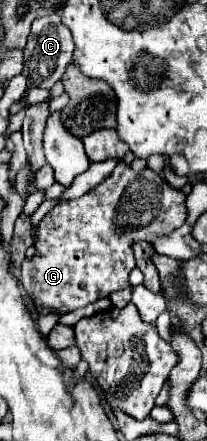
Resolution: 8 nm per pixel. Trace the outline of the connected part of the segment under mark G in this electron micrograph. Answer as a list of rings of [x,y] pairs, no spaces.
[[[121,160],[107,180],[97,184],[81,198],[57,204],[53,210],[49,210],[43,216],[43,220],[35,228],[37,252],[31,258],[25,258],[21,270],[21,284],[25,286],[27,294],[33,298],[41,314],[49,314],[49,312],[65,314],[81,306],[87,306],[103,296],[109,296],[111,292],[129,286],[129,272],[135,268],[131,246],[137,240],[155,242],[161,234],[169,234],[175,228],[183,226],[185,218],[187,218],[185,194],[181,190],[173,188],[155,170],[145,168],[141,172],[135,172],[131,164],[125,164]]]

